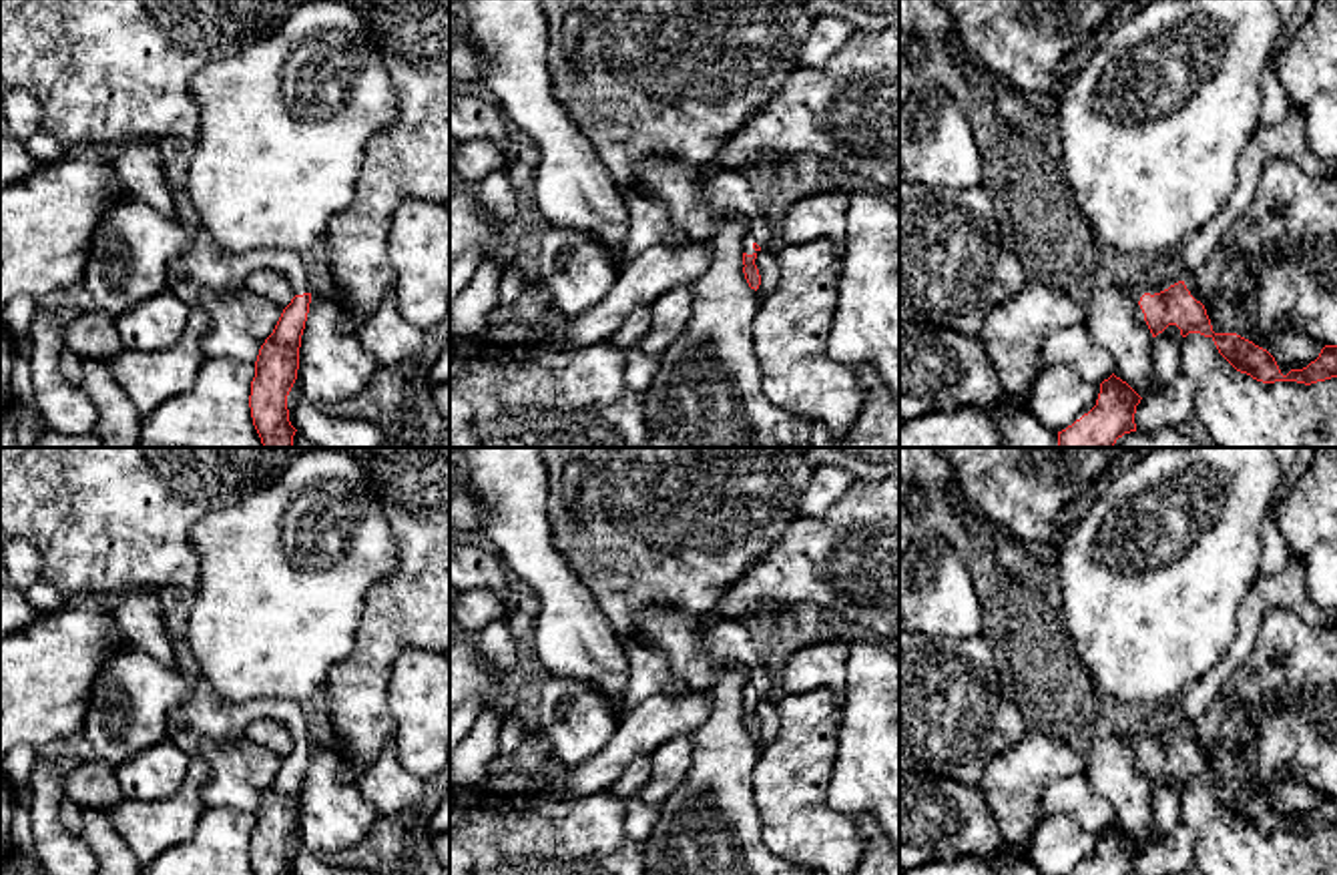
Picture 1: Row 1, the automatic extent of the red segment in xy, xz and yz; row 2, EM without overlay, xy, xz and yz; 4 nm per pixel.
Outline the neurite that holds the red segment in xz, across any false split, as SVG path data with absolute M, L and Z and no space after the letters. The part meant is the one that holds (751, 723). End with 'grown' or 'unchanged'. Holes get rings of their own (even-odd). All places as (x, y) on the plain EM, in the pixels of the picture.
M749 684L747 690L745 690L745 698L743 698L743 722L745 722L745 728L749 733L751 739L759 739L761 735L761 724L759 724L759 718L755 714L755 708L757 708L757 702L761 700L761 696L753 690L753 686Z; grown

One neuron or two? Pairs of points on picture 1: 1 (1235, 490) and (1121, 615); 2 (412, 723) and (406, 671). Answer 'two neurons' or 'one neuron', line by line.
1: one neuron
2: one neuron

